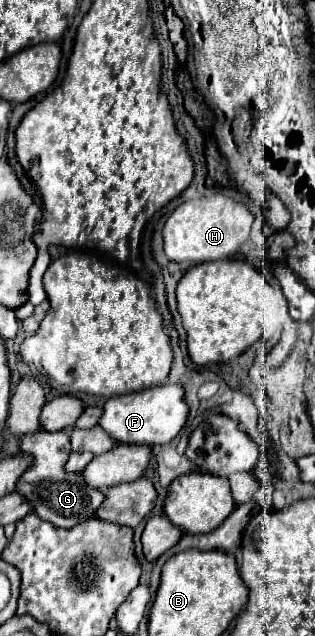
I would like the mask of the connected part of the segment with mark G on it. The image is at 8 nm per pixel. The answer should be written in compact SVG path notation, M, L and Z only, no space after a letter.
M39 431L35 435L25 435L21 439L21 451L31 451L31 455L35 457L35 465L23 473L17 483L17 491L25 495L25 499L31 503L41 519L53 523L55 527L71 529L87 517L95 517L95 511L105 501L105 495L99 489L89 487L81 473L65 471L65 459L69 459L71 455L67 431Z

